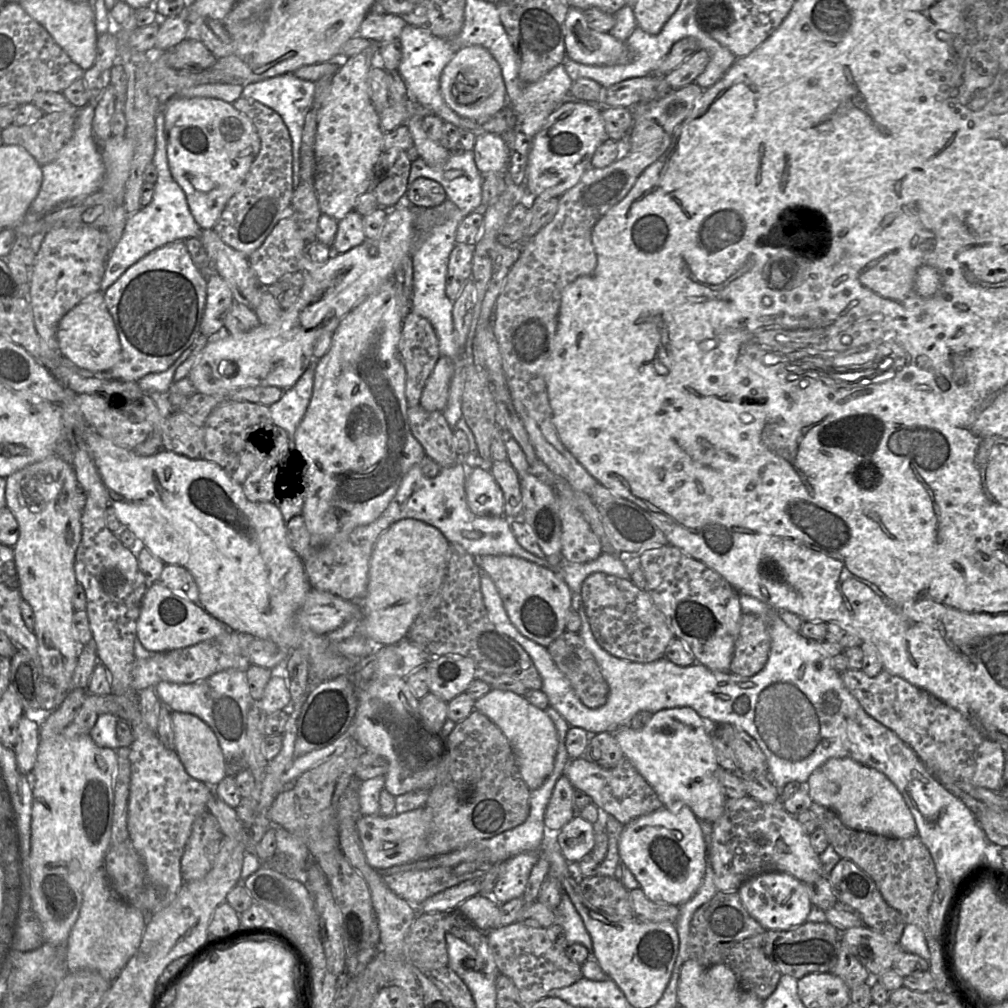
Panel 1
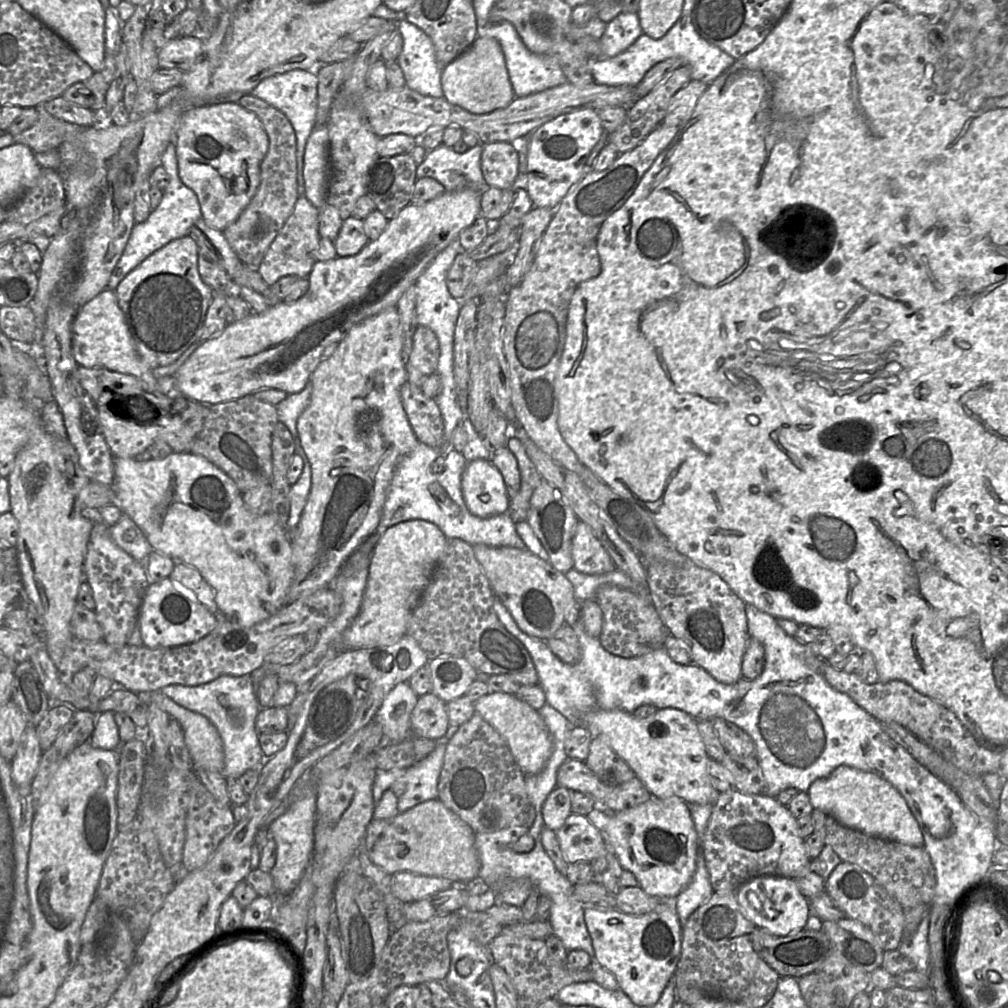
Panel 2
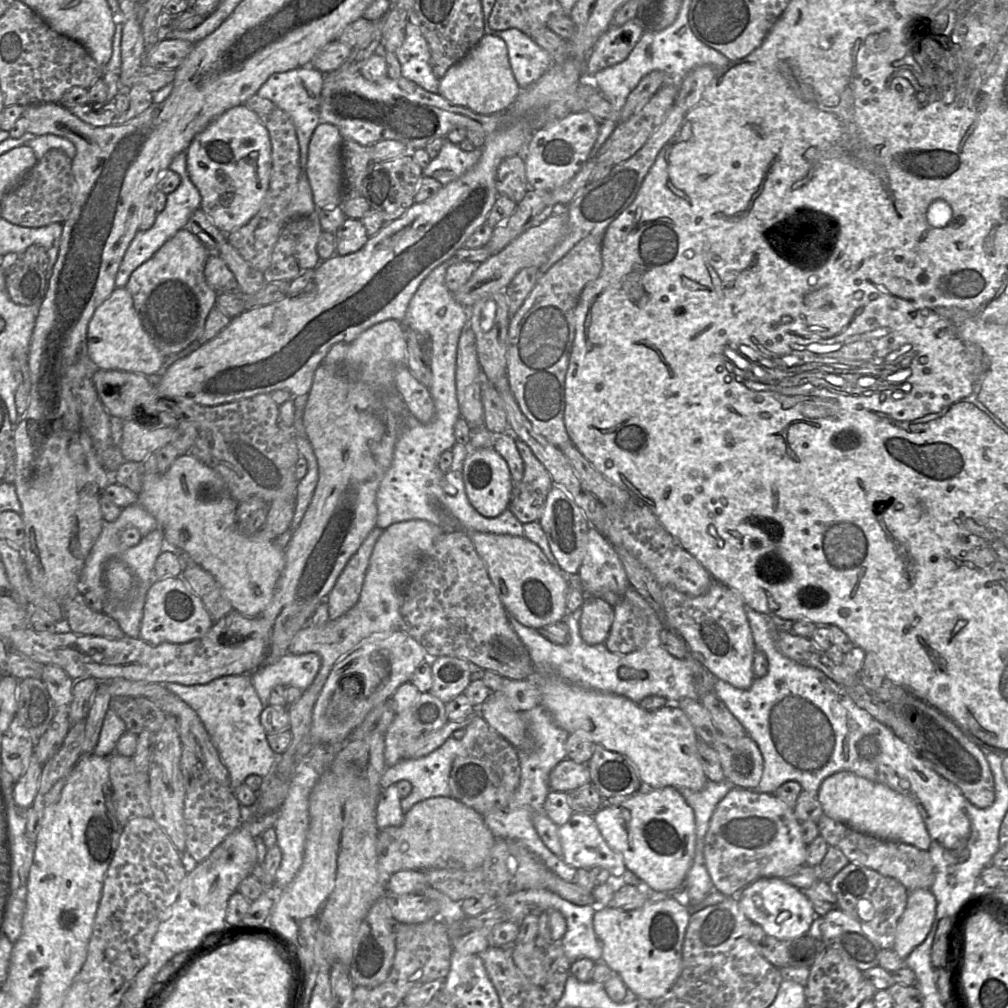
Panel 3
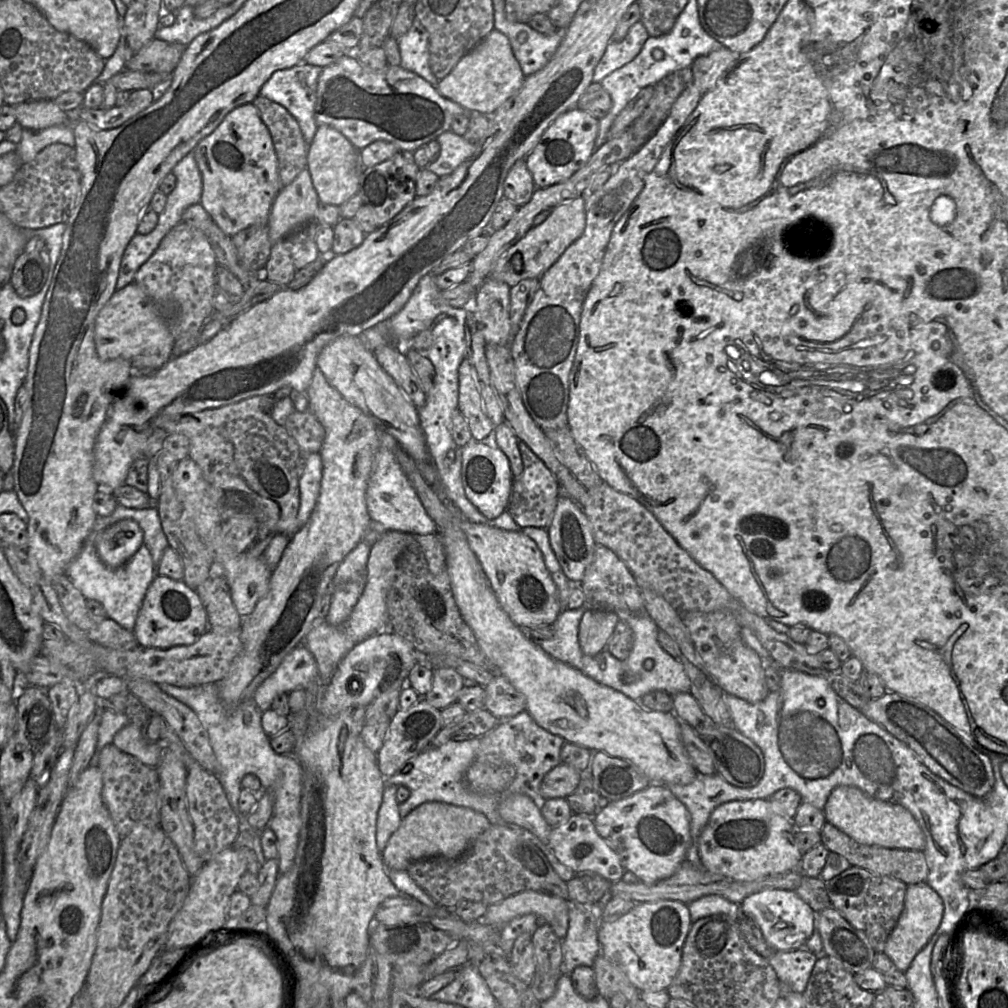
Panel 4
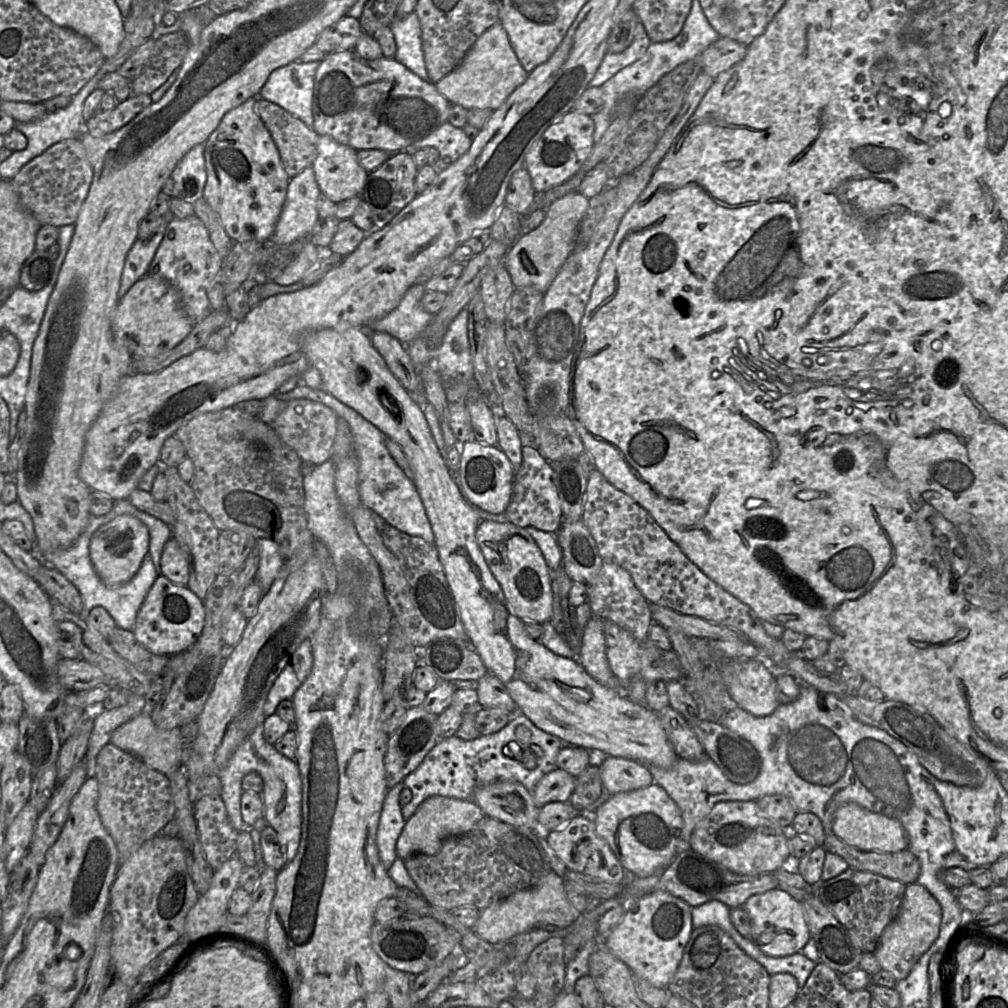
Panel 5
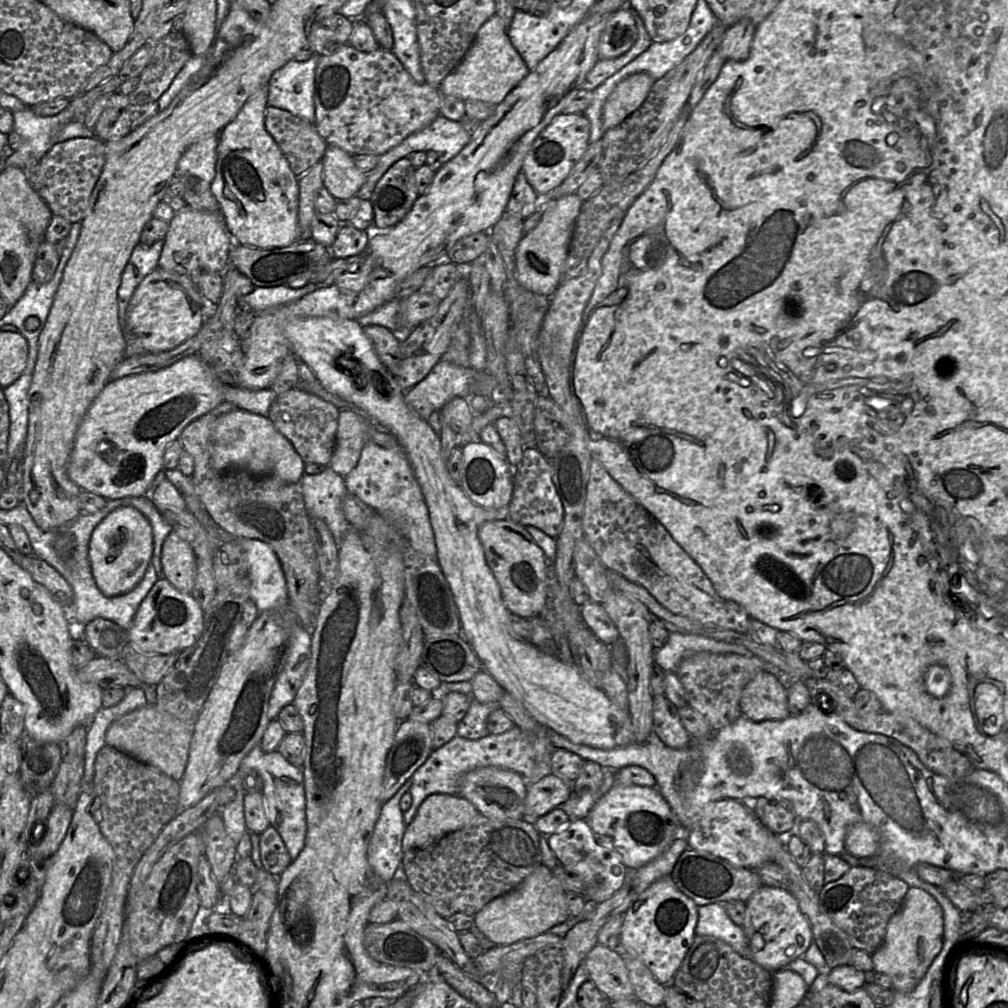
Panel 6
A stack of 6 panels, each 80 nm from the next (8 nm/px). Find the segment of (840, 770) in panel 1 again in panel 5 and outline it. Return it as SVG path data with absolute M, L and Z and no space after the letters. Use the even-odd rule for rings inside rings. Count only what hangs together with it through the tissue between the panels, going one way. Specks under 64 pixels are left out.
M855 803L840 806L834 815L832 833L846 844L864 852L899 852L908 848L908 837L901 823Z

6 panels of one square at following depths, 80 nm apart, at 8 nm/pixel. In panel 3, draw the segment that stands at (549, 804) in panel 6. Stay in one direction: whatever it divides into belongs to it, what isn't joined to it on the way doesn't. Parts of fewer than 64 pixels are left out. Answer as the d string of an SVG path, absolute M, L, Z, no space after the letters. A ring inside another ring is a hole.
M565 758L557 764L549 775L551 790L569 793L584 784L591 782L586 764L577 763Z

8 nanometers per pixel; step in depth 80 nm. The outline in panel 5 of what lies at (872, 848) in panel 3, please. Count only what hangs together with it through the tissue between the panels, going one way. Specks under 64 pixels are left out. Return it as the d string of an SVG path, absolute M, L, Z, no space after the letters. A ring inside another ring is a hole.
M834 833L825 836L823 847L827 852L842 857L850 868L898 880L905 885L915 883L921 871L919 860L907 849L899 852L864 852L846 844Z

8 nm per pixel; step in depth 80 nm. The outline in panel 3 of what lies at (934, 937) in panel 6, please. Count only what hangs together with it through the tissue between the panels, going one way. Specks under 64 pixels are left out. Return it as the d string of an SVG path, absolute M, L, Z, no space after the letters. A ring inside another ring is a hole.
M930 889L908 892L905 909L898 920L893 950L905 959L930 932L936 916L936 898Z

